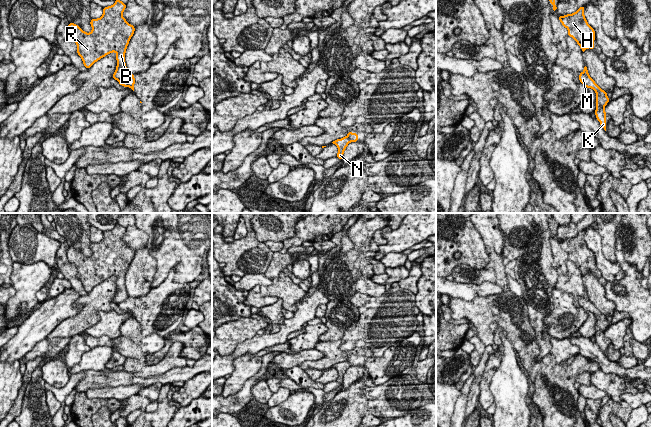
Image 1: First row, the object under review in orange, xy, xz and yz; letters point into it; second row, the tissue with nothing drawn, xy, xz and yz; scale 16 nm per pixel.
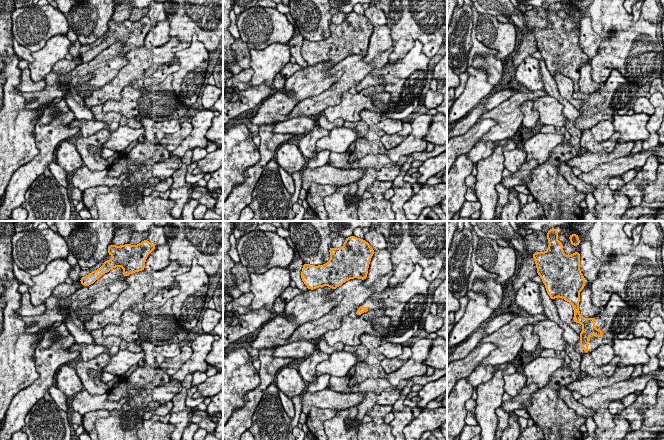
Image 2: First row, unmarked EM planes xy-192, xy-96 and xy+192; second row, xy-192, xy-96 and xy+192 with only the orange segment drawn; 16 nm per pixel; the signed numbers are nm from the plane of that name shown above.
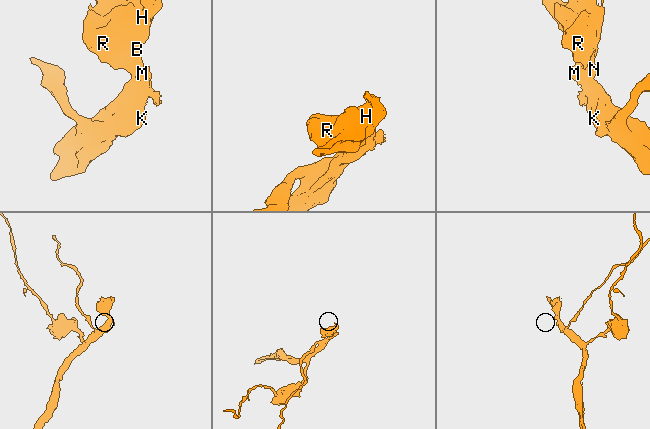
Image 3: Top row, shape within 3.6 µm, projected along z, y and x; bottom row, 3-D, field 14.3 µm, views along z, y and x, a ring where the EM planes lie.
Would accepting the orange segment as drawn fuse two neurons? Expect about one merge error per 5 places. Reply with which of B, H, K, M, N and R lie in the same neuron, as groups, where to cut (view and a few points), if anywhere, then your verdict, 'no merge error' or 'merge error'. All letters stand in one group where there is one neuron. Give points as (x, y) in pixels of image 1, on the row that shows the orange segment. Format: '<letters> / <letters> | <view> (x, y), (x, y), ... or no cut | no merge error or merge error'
B H N R / K M | xy (128, 73), (118, 80) | merge error

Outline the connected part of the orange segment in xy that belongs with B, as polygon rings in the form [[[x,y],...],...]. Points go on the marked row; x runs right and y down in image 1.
[[[116,0],[112,6],[103,7],[103,15],[98,19],[91,19],[92,31],[84,32],[75,23],[69,23],[67,34],[69,39],[77,44],[77,54],[82,58],[86,68],[116,52],[117,67],[113,79],[119,80],[128,74],[125,64],[125,52],[135,27],[122,16],[126,4]]]

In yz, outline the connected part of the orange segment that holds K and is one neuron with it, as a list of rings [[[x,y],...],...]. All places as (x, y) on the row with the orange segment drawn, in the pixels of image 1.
[[[581,72],[579,75],[579,81],[587,88],[592,88],[596,92],[596,110],[595,115],[596,119],[600,122],[602,128],[606,131],[606,112],[604,110],[606,104],[609,102],[606,91],[603,91],[595,81],[584,72]]]

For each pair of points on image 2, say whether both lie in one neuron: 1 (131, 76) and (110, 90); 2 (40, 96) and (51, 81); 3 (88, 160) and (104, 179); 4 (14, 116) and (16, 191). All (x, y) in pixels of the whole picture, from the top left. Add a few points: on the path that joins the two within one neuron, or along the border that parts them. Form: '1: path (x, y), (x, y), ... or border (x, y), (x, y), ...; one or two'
1: path (126, 76), (115, 87); one
2: path (44, 93), (51, 85); one
3: border (84, 164), (90, 170), (107, 169); two
4: border (35, 157), (22, 164), (14, 172), (10, 180); two

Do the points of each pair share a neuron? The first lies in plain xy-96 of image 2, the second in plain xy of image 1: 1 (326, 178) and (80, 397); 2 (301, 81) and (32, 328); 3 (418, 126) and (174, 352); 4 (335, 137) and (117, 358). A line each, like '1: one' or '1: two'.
1: two
2: one
3: one
4: two

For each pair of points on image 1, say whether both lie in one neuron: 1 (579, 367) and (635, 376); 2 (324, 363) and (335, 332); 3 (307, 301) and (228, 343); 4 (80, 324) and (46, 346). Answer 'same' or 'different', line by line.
1: different
2: same
3: different
4: different

